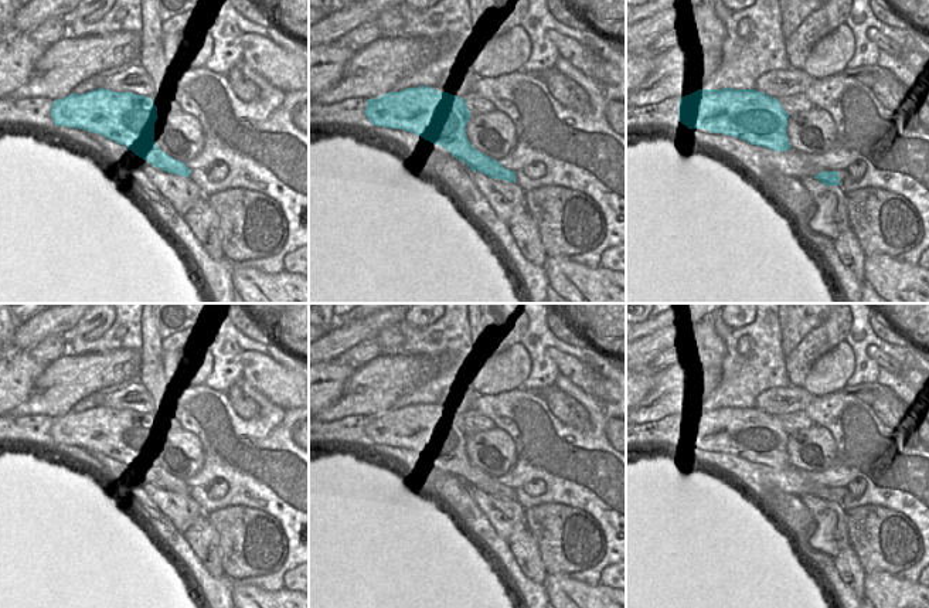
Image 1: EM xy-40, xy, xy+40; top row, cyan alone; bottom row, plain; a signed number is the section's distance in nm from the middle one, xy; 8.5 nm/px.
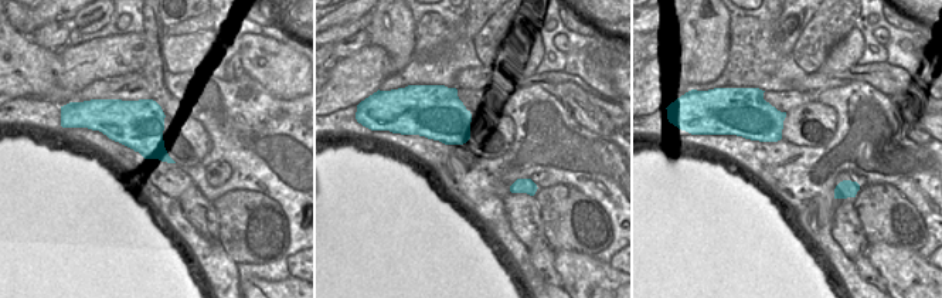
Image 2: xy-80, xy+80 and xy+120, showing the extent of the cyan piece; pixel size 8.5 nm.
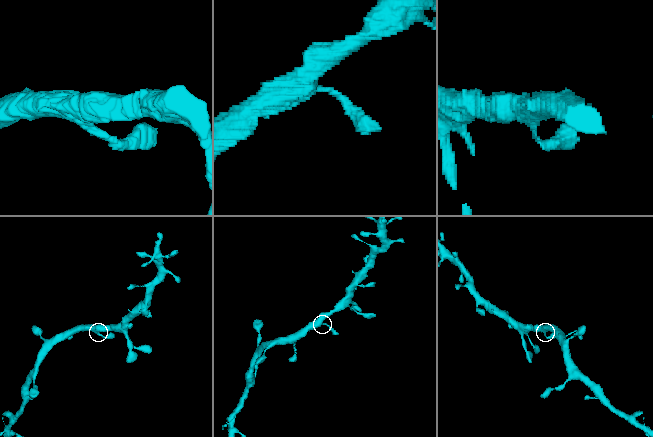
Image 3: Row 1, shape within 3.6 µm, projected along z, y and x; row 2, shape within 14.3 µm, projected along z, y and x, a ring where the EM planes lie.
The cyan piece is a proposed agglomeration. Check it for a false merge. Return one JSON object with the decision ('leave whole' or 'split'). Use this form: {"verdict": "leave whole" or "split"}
{"verdict": "leave whole"}

